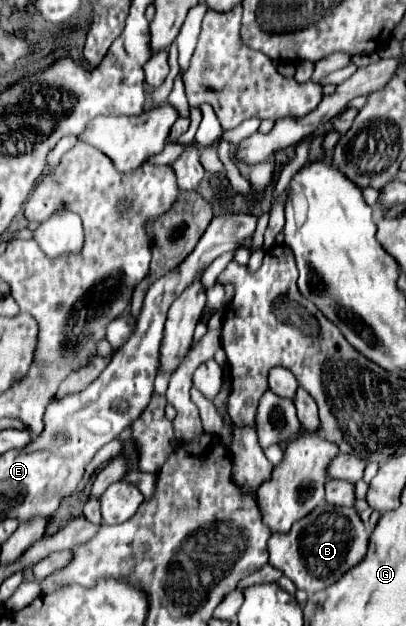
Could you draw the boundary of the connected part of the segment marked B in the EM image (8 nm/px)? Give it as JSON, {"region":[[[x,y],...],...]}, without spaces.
{"region":[[[328,503],[318,505],[310,515],[296,521],[290,533],[272,533],[268,539],[270,565],[280,569],[300,591],[308,595],[326,589],[338,581],[348,569],[356,567],[368,551],[368,531],[352,507],[330,507]]]}

